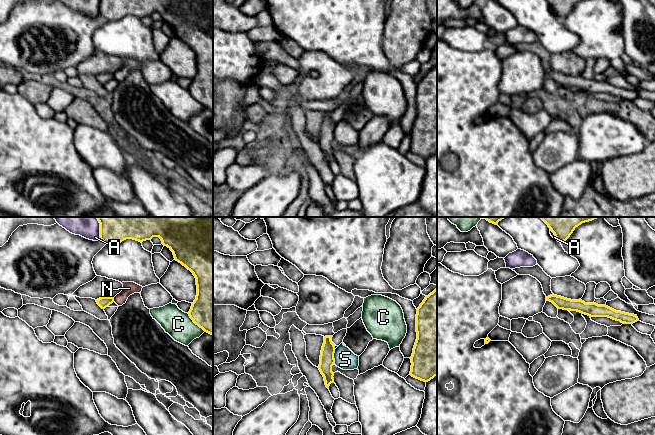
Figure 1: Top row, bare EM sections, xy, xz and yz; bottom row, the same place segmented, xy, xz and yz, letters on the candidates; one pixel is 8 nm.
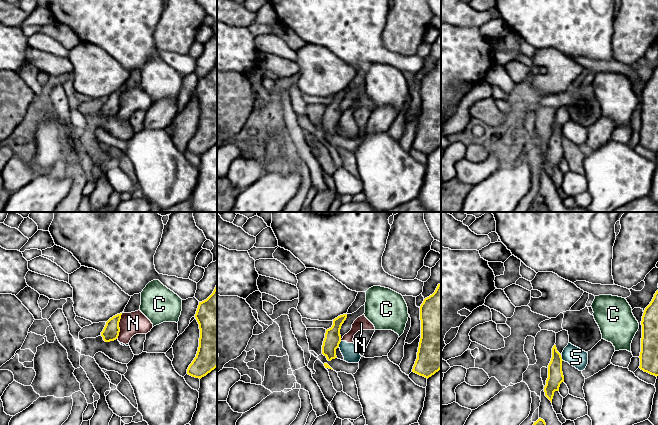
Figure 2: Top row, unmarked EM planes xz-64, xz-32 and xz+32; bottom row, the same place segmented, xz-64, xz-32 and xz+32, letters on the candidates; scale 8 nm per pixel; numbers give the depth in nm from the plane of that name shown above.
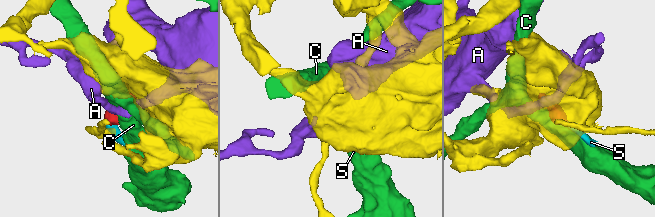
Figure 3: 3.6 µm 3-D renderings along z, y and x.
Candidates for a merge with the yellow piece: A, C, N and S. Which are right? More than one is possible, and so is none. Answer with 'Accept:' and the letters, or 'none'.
Accept: none

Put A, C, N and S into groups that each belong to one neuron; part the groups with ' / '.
A / C / N S

